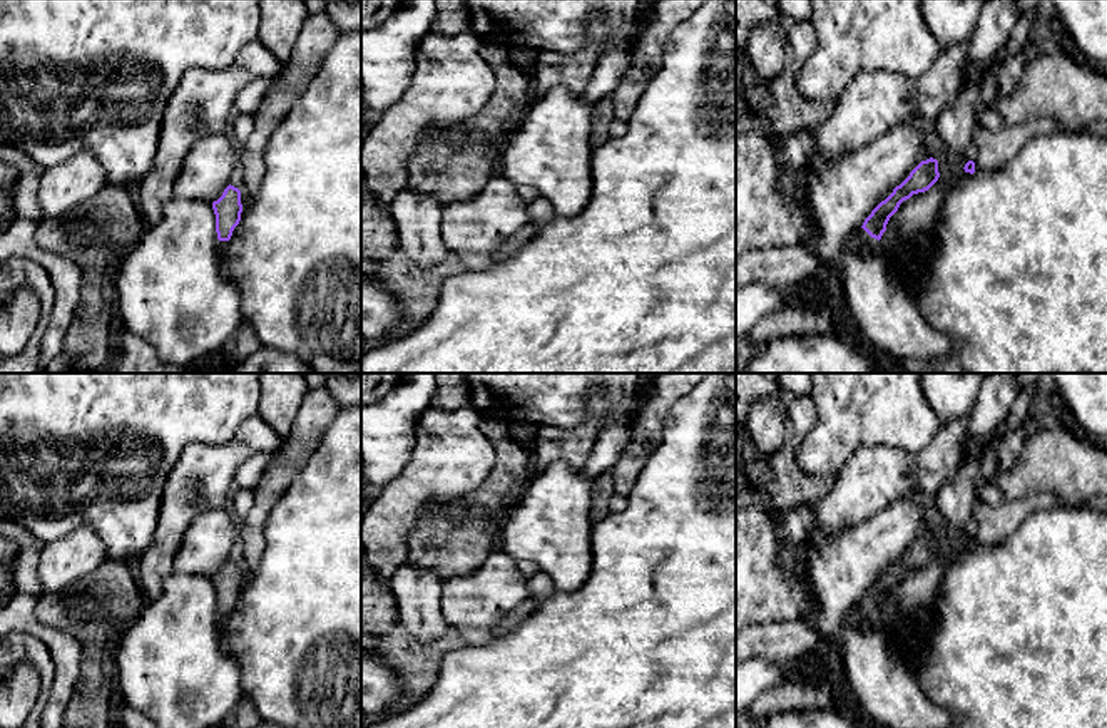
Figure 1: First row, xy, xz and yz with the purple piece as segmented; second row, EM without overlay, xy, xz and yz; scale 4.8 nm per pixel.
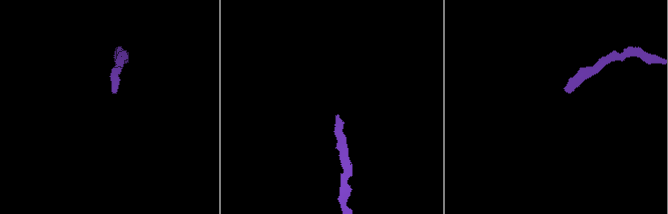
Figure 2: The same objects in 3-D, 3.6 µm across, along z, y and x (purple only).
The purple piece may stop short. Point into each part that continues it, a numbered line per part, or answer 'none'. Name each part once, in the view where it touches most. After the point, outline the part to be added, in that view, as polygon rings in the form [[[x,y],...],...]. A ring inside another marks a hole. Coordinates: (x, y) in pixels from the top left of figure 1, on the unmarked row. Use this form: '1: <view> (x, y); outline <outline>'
1: yz (860, 615); outline [[[861,601],[849,609],[846,621],[854,626],[880,628],[881,618],[871,613]]]

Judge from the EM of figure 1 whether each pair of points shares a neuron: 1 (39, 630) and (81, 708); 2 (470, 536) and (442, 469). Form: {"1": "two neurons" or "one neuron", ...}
{"1": "two neurons", "2": "two neurons"}

